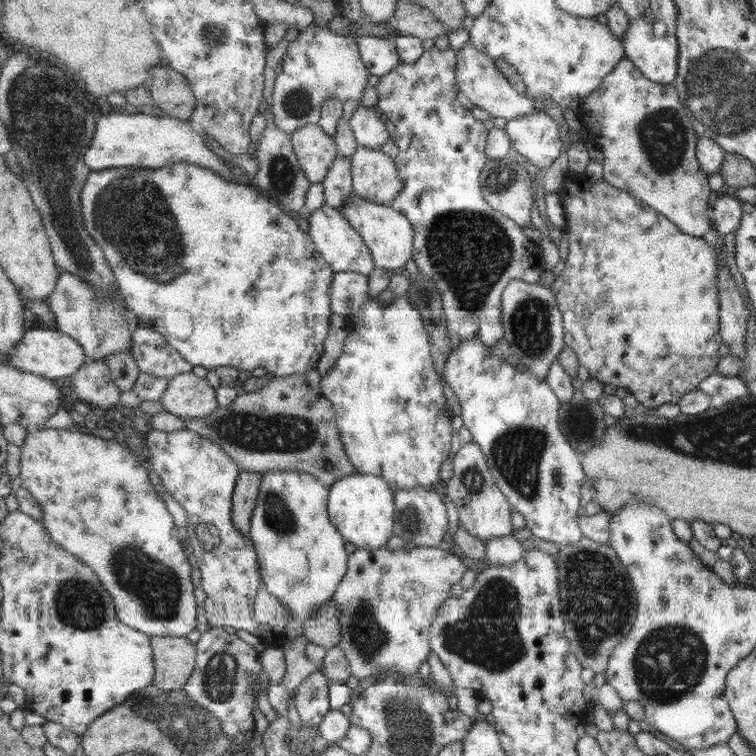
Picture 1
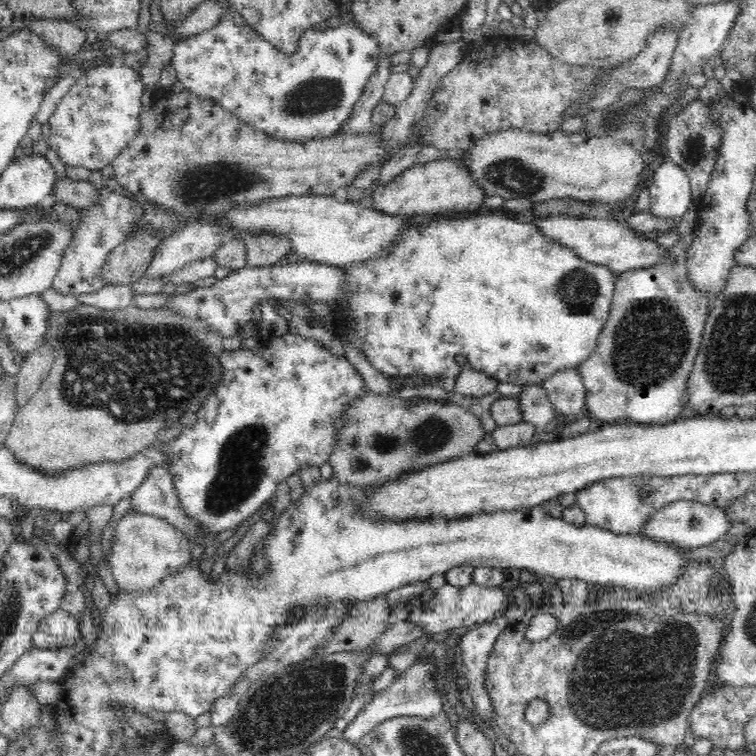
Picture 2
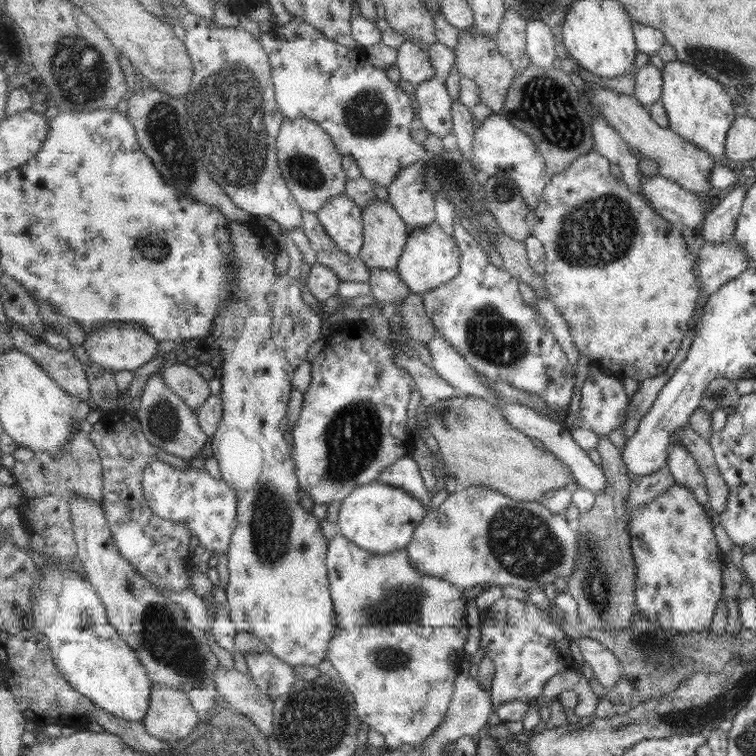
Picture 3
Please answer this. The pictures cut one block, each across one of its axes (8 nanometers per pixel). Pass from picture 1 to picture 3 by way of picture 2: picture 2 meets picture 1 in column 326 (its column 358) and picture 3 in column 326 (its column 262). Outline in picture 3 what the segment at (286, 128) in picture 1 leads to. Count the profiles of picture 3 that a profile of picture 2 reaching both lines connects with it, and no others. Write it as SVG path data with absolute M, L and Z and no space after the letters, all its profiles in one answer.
M293 17L292 22L287 26L273 24L269 30L262 32L259 40L262 43L263 48L266 50L267 56L270 58L272 64L272 78L274 79L274 87L276 90L276 99L285 118L288 117L289 119L295 120L307 117L319 123L319 125L331 135L335 146L338 147L338 151L343 155L355 159L355 162L357 162L362 170L362 176L367 180L370 180L373 184L385 187L387 190L395 180L395 177L397 177L403 169L406 169L407 166L418 160L429 158L431 153L424 148L422 144L417 144L417 142L411 137L411 134L409 134L409 132L411 132L409 126L411 126L413 118L417 118L418 109L416 108L415 99L411 99L409 93L405 92L403 88L399 88L394 72L386 71L375 66L370 62L362 48L349 48L333 40L329 40L320 30L317 30L313 25L298 17Z

